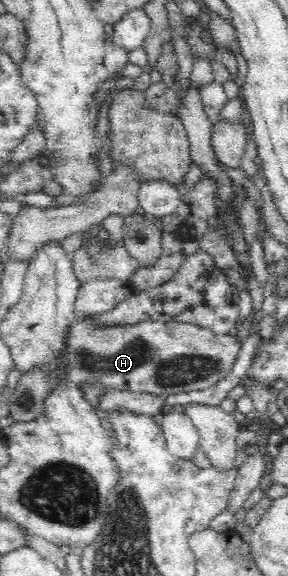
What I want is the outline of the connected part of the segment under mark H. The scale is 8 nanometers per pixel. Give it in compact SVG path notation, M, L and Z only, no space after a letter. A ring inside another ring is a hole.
M83 317L75 326L71 326L71 334L67 338L67 379L80 387L83 383L95 380L119 391L135 390L165 395L205 390L231 374L241 348L243 343L239 342L237 336L217 336L213 331L193 323L144 321L135 326L119 325L107 330L95 330L89 325L88 318Z

